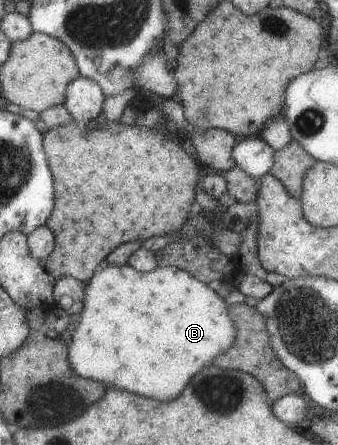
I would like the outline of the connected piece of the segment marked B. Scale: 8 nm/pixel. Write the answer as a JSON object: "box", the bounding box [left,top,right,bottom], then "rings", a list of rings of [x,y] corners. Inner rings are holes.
{"box":[69,266,236,400],"rings":[[[105,266],[101,272],[97,272],[97,276],[92,276],[89,282],[86,283],[84,293],[82,311],[73,317],[71,326],[73,341],[69,346],[69,364],[72,365],[72,369],[77,375],[91,378],[91,380],[99,380],[99,382],[105,383],[107,386],[114,386],[117,389],[133,392],[133,394],[141,394],[141,396],[149,396],[149,398],[155,398],[155,400],[175,400],[183,392],[185,384],[201,368],[205,368],[209,362],[212,364],[213,360],[228,351],[236,340],[236,325],[232,318],[229,318],[230,312],[227,312],[225,300],[215,290],[211,290],[211,287],[205,286],[204,281],[197,280],[186,270],[178,269],[174,266],[157,266],[149,274],[137,272],[131,266]]]}

